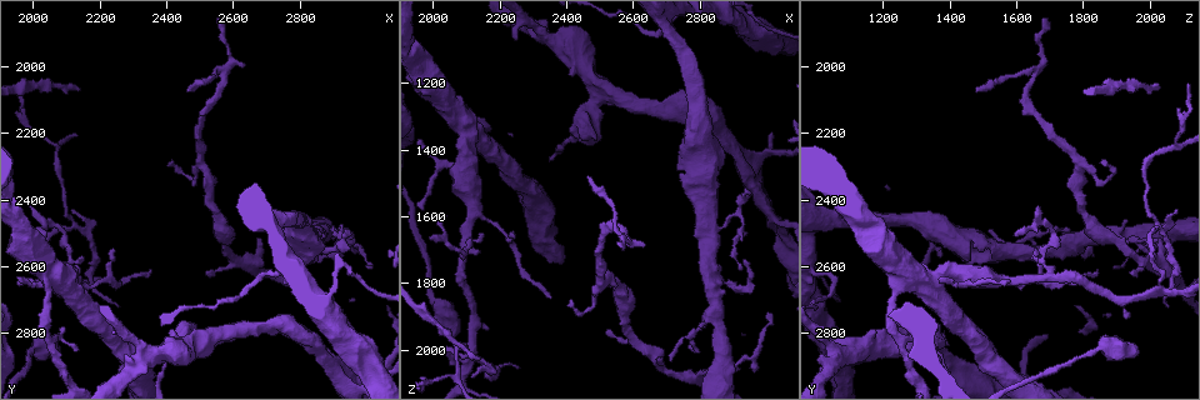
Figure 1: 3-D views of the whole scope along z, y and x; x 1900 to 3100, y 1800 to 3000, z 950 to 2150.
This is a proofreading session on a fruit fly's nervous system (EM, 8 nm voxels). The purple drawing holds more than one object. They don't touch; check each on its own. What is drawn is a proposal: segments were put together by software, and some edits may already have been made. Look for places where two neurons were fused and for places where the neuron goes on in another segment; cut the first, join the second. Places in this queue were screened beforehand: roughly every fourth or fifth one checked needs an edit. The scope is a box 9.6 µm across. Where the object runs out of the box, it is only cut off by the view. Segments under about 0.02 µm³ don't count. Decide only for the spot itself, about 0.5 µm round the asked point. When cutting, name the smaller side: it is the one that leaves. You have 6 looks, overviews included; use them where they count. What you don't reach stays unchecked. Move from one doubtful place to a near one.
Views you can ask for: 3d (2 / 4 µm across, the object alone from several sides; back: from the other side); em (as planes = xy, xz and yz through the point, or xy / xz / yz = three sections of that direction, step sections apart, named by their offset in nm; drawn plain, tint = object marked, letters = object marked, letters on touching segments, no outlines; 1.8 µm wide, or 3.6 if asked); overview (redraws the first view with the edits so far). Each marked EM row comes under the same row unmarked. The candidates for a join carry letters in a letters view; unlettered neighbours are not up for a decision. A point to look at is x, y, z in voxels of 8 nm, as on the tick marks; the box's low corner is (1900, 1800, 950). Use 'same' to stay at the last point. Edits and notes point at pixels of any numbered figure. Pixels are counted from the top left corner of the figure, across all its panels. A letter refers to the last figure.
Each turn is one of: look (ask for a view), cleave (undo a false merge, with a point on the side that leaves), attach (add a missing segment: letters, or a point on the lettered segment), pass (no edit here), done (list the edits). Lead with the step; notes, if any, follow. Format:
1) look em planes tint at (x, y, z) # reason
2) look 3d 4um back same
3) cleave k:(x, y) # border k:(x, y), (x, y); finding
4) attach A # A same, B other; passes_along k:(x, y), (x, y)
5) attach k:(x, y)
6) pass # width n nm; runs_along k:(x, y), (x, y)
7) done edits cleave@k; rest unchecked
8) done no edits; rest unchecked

look 3d 4um at (2050, 2660, 1270)

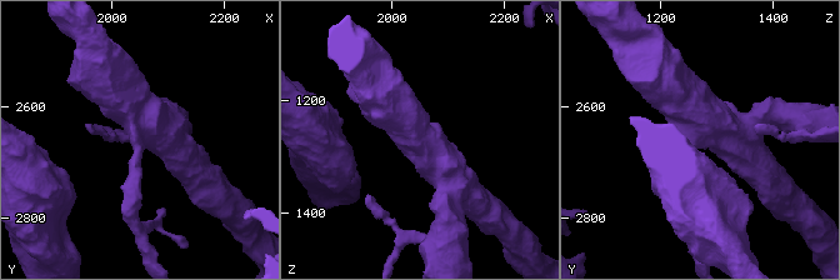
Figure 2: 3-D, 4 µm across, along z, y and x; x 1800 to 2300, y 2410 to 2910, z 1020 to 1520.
look em 3.6um planes letters at (2045, 2660, 1260) # arms 4

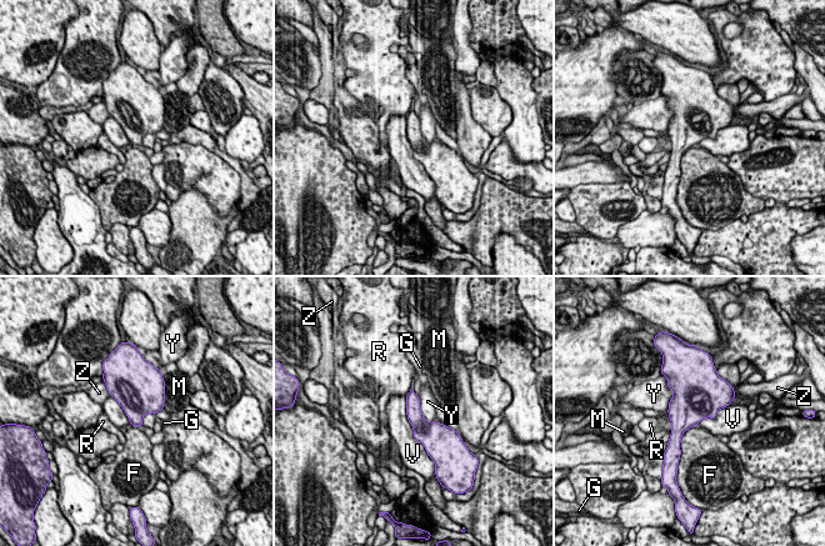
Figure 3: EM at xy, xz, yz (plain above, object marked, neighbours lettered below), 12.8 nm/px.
pass # width 220 nm; F other, G other, M other, R other, V other, Y other, Z other; border 3:(405, 396), (413, 436), (430, 456); all the same neuron

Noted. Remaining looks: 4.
look em xy step 16 letters at (2070, 2870, 1960) # free end

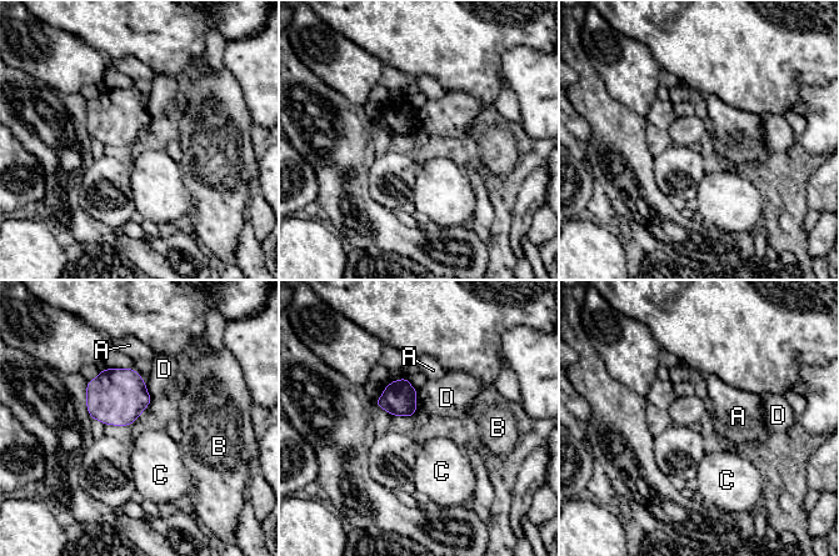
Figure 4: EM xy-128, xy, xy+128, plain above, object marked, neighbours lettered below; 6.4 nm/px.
look em planes letters same # cut it another way

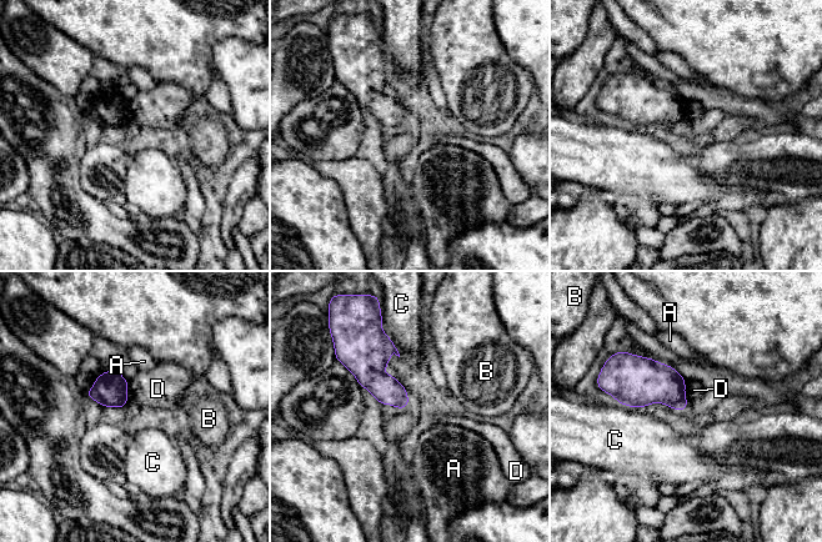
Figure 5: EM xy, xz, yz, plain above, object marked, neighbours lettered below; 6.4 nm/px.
pass # A other, B other, C other, D other; border 5:(685, 381), (685, 397), (688, 401); no lettered segment goes on from it

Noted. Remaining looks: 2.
look em 3.6um xz step 8 tint at (2800, 2460, 1930) # thick end

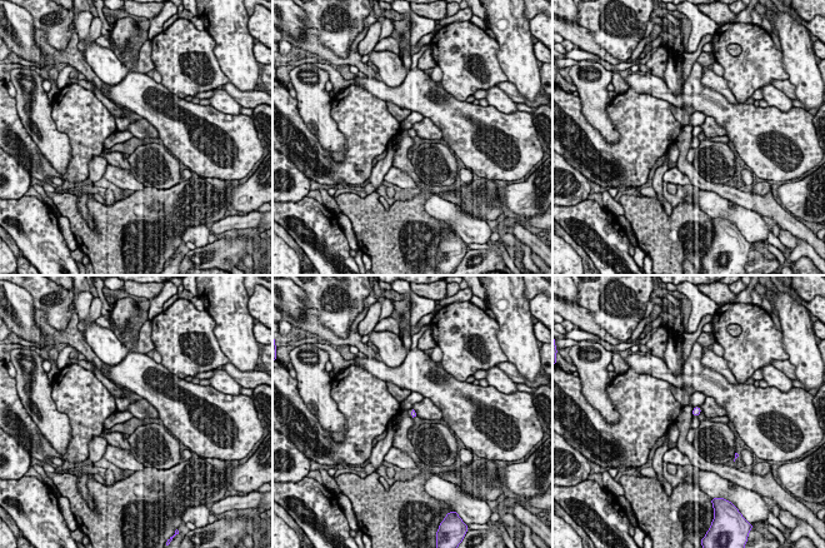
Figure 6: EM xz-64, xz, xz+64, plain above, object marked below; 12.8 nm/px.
look em 3.6um xz step 8 letters same # see the neighbours

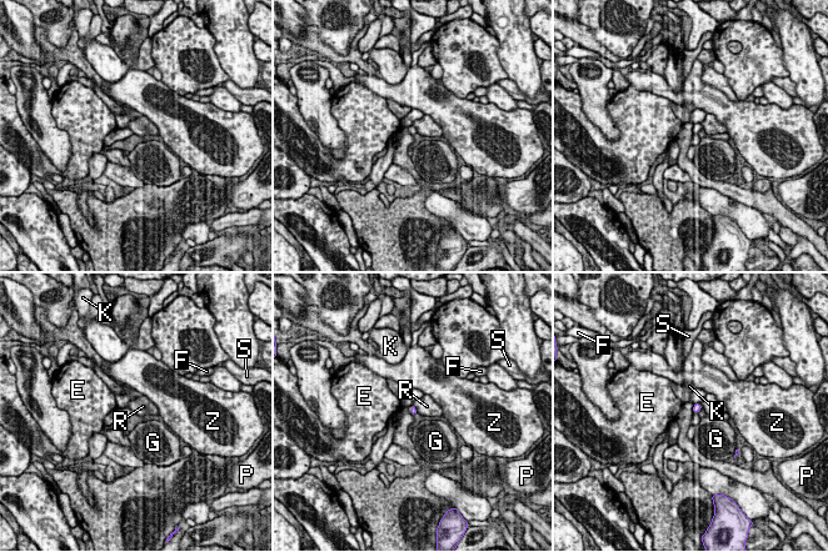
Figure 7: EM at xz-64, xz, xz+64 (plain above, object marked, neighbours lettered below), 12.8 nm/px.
pass # longest_contact R 100 nm; E other, F other, G other, K other, P other, R other, S other, Z other; no lettered segment goes on from it

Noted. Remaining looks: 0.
done no edits; rest unchecked

